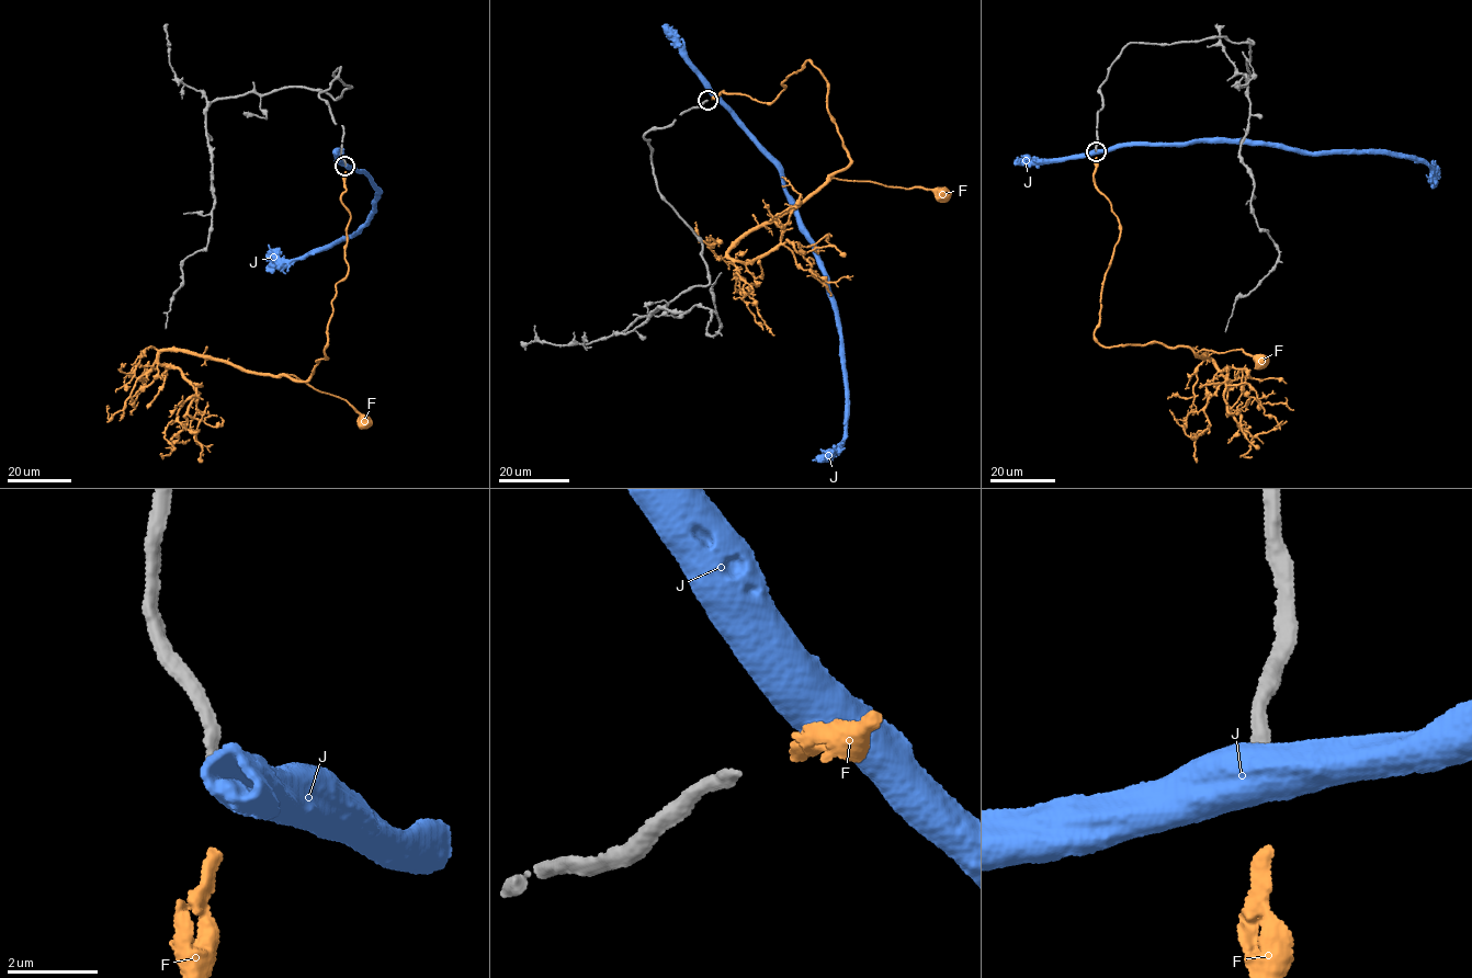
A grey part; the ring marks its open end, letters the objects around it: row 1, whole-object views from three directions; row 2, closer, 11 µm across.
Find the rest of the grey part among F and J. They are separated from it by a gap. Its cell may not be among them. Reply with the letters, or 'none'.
F

